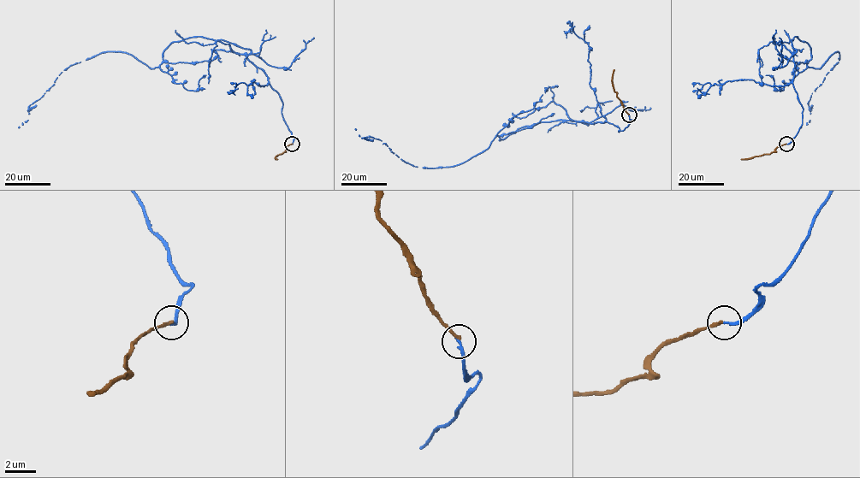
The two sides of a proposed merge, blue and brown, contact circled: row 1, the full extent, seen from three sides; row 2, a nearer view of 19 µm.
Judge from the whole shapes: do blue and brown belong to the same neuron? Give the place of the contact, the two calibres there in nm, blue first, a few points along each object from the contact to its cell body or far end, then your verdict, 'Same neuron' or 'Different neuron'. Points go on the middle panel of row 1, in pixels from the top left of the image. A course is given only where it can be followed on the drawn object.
Place: (629, 115). Thickness 180 nm (blue) against 190 nm. Course of blue: (628, 115), (619, 131), (608, 122), (560, 120), (521, 127), (450, 167), (413, 166), (355, 128). Course of brown: (628, 115), (613, 89), (614, 69). Different neuron

